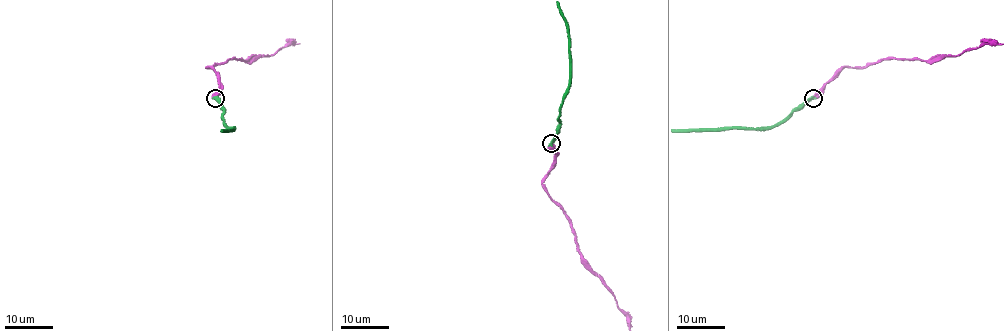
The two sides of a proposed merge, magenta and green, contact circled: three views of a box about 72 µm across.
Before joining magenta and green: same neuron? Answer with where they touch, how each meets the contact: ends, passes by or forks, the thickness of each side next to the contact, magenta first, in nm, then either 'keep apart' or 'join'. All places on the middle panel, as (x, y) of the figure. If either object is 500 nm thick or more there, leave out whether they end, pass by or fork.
place (551, 143); calibres 600 and 550 nm; join

